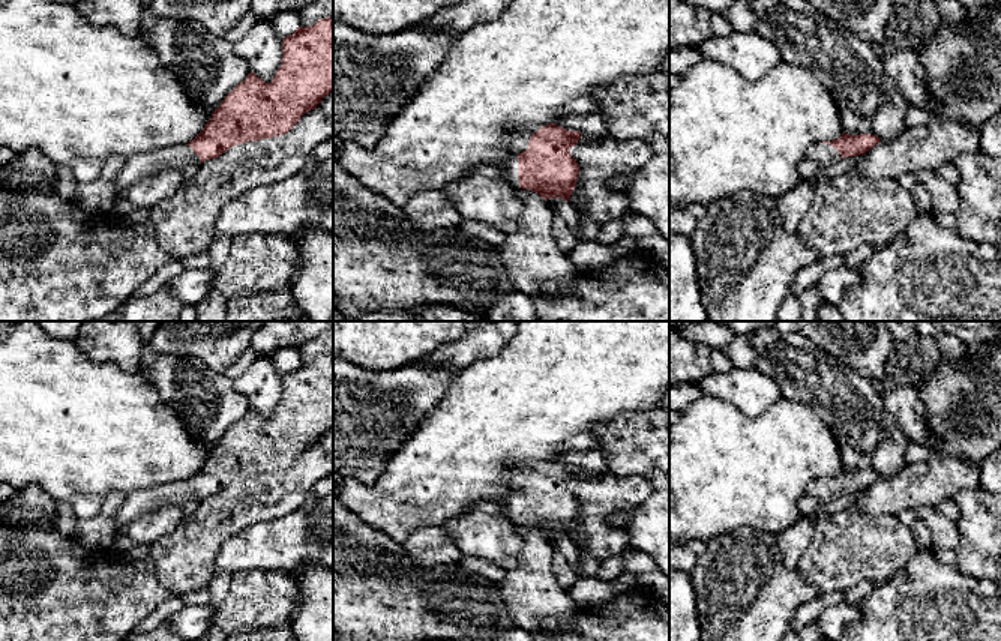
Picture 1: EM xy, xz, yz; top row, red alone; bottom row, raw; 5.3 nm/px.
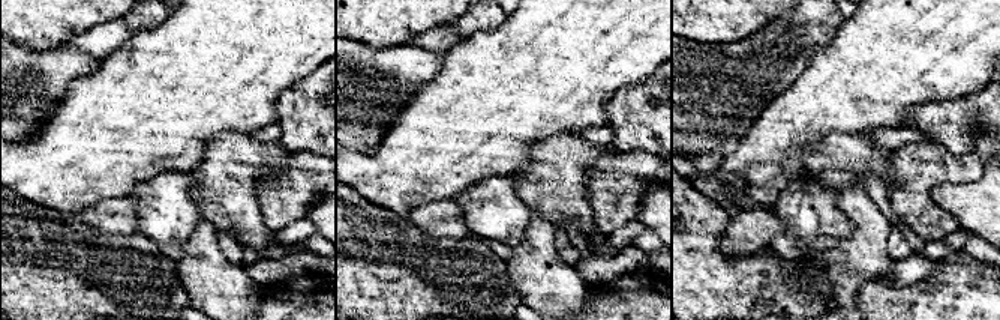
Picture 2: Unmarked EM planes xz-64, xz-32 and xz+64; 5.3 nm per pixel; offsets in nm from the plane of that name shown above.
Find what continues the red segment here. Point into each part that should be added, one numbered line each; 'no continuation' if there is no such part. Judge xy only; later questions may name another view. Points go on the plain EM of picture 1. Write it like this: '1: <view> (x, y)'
1: xy (138, 503)

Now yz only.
1: yz (824, 491)

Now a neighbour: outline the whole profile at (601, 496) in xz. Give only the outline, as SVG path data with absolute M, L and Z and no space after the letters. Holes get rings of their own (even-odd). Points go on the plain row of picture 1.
M581 470L569 489L579 504L569 537L579 552L600 561L623 554L627 549L629 531L612 527L608 519L633 510L650 497L653 485L648 477L615 477L606 471Z

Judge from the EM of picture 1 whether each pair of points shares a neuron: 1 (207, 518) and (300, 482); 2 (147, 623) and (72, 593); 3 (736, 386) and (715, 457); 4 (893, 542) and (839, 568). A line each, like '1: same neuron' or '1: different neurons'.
1: same neuron
2: different neurons
3: different neurons
4: same neuron

